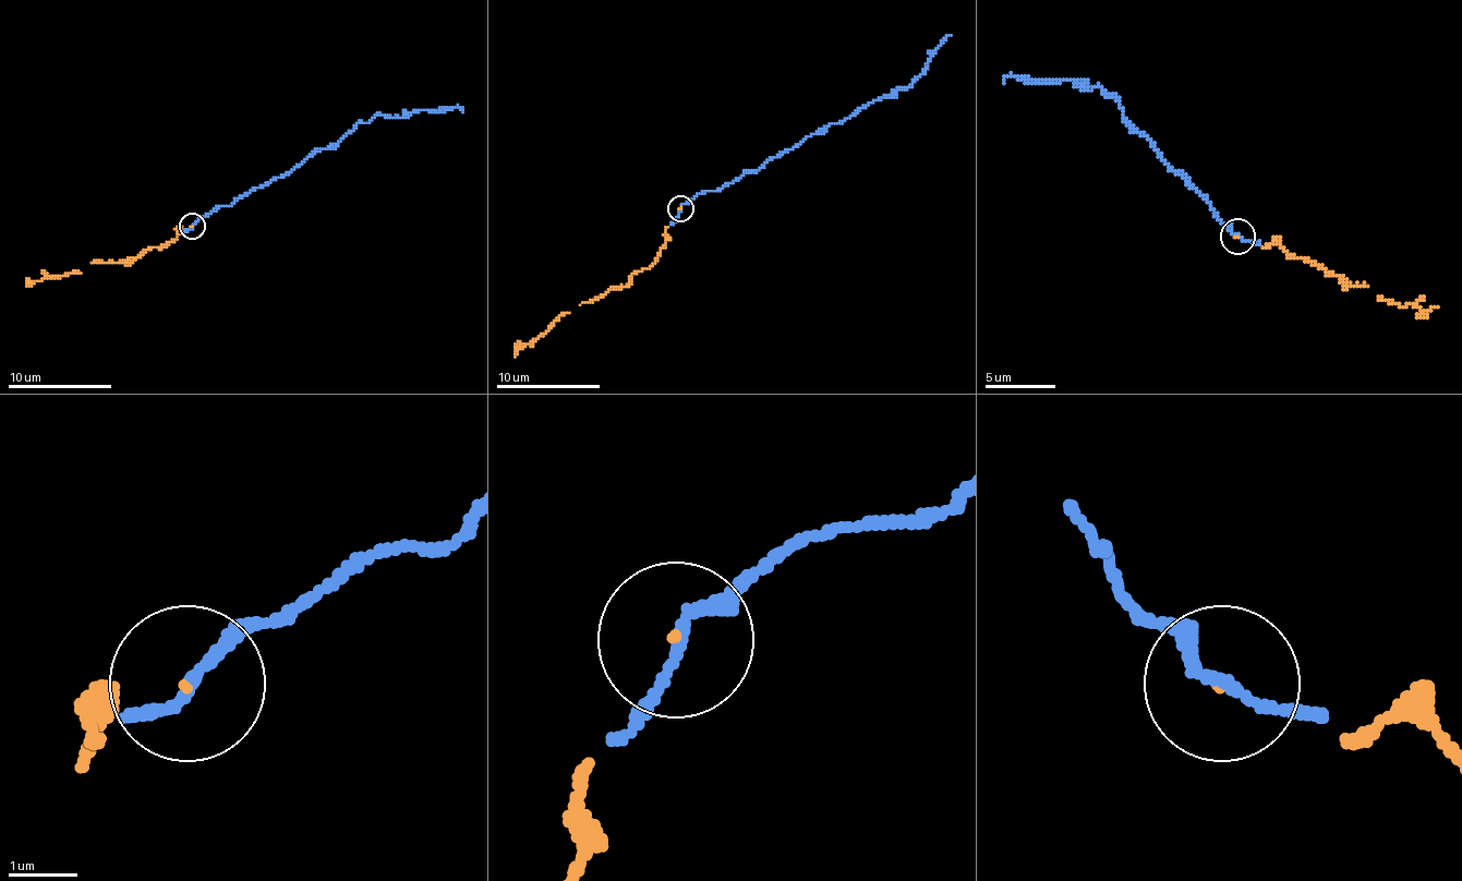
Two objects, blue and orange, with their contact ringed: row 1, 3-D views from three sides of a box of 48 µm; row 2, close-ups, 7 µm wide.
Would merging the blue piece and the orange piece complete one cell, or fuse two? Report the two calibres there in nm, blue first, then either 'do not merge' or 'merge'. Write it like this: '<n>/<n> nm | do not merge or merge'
150/40 nm | merge

